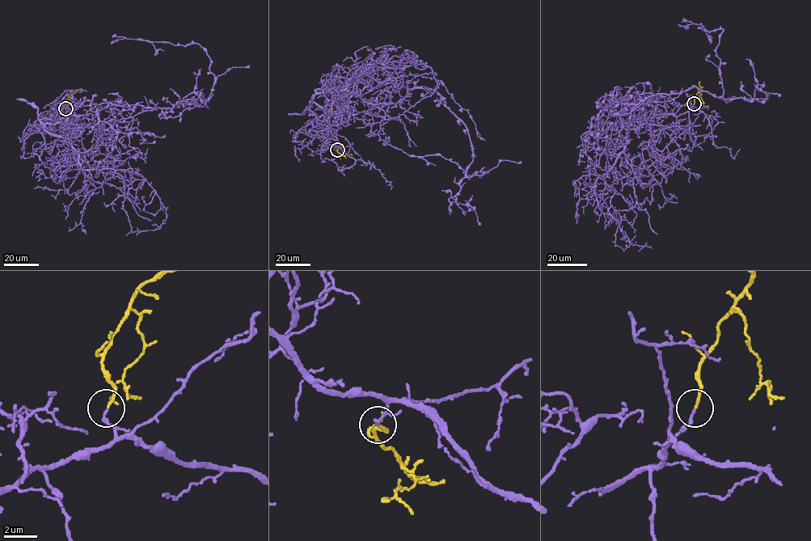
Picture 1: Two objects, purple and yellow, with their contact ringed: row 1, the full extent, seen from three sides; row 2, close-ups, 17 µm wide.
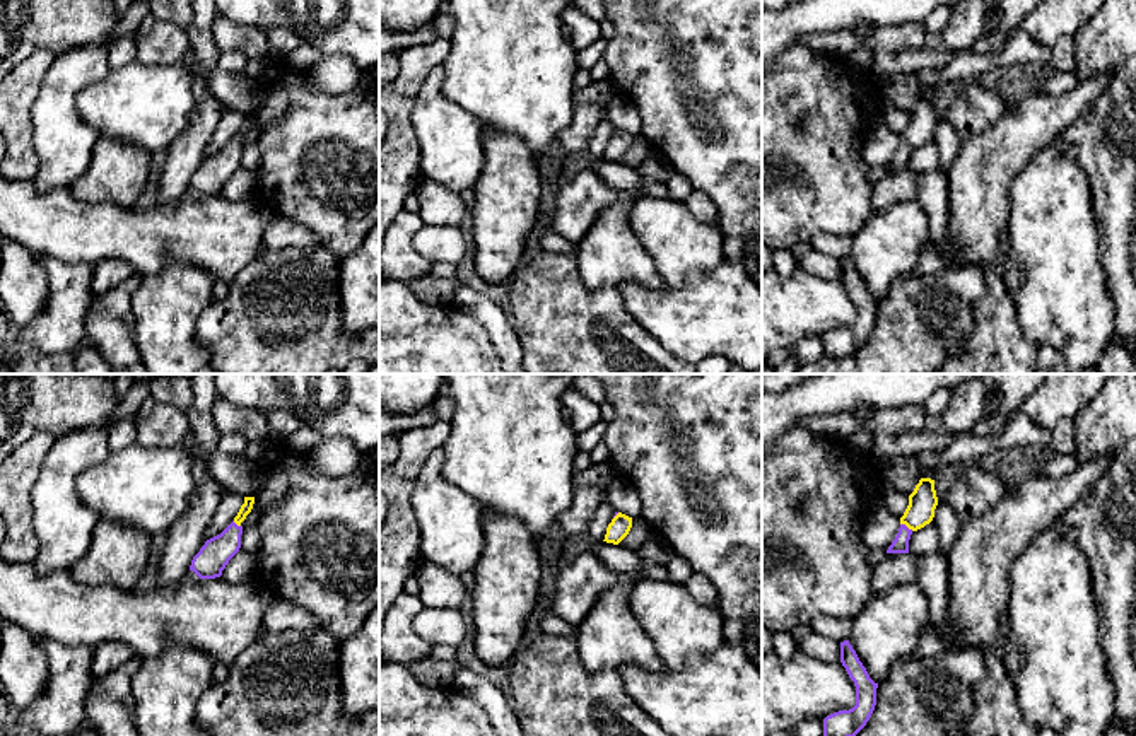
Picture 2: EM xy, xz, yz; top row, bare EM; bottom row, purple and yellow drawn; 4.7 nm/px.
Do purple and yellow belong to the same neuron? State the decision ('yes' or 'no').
yes

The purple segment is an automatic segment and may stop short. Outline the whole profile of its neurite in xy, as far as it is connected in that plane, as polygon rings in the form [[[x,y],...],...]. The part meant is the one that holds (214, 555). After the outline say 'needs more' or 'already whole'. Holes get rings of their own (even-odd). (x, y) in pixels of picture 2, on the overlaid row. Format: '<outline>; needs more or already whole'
[[[244,497],[244,504],[234,521],[220,534],[207,540],[193,557],[190,570],[193,570],[200,579],[220,577],[229,560],[239,552],[243,534],[241,523],[251,512],[253,504],[255,497]]]; needs more

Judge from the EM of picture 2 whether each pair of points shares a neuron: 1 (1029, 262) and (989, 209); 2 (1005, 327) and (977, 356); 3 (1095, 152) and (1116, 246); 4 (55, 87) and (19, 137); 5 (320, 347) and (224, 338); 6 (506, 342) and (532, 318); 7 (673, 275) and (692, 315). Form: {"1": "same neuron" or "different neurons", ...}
{"1": "different neurons", "2": "same neuron", "3": "same neuron", "4": "different neurons", "5": "same neuron", "6": "different neurons", "7": "different neurons"}

